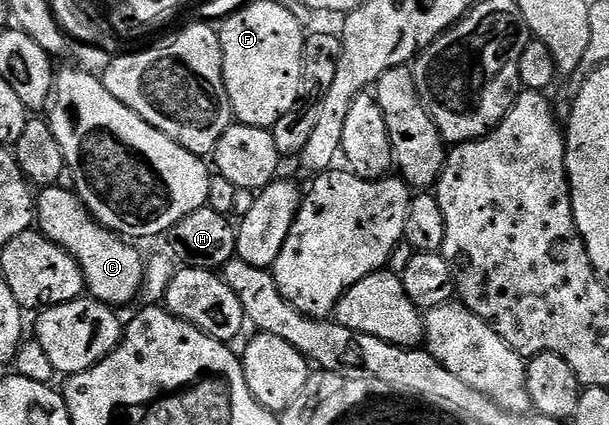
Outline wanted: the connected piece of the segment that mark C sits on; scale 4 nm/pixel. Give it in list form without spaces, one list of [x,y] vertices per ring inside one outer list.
[[[63,185],[45,187],[37,195],[37,227],[48,239],[65,248],[77,261],[83,274],[85,291],[90,298],[110,303],[112,307],[122,308],[122,303],[135,299],[143,290],[145,255],[138,251],[134,242],[128,241],[113,231],[108,231],[102,223],[95,222],[90,211],[79,201],[74,190],[63,188]]]

